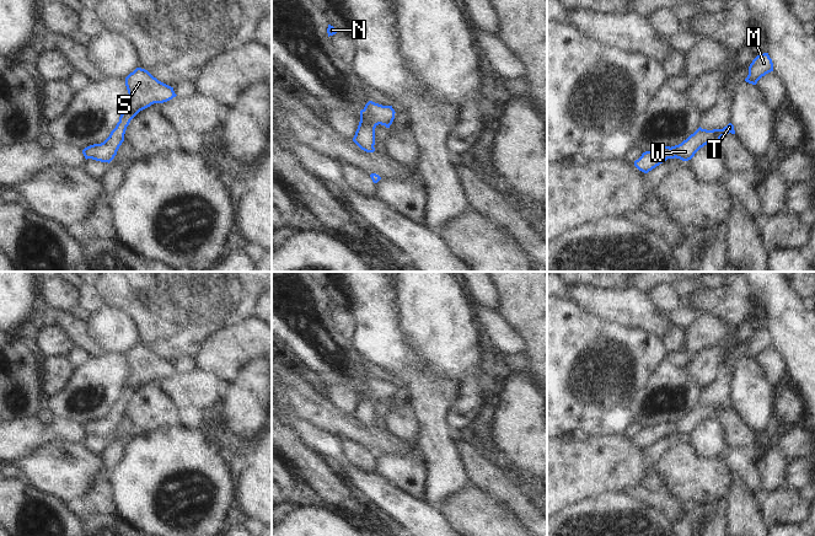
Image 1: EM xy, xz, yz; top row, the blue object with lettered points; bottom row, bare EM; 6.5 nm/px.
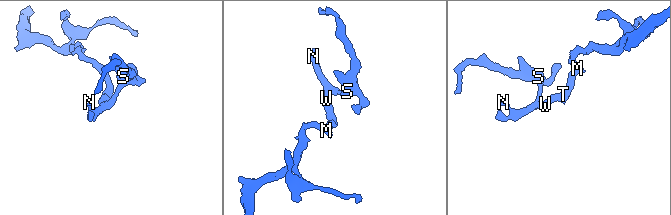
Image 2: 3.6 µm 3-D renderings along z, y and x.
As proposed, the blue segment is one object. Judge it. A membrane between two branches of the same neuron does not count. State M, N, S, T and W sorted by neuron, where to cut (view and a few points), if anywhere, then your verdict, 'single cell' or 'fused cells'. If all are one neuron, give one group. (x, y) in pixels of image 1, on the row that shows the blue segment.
M N S T W | no cut | single cell

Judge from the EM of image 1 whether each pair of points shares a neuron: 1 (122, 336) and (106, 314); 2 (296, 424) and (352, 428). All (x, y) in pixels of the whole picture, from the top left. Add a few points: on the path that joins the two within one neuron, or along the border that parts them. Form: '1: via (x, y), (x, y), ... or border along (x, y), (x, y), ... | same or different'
1: via (117, 331), (106, 319) | same
2: border along (288, 414), (310, 422), (337, 437) | different

